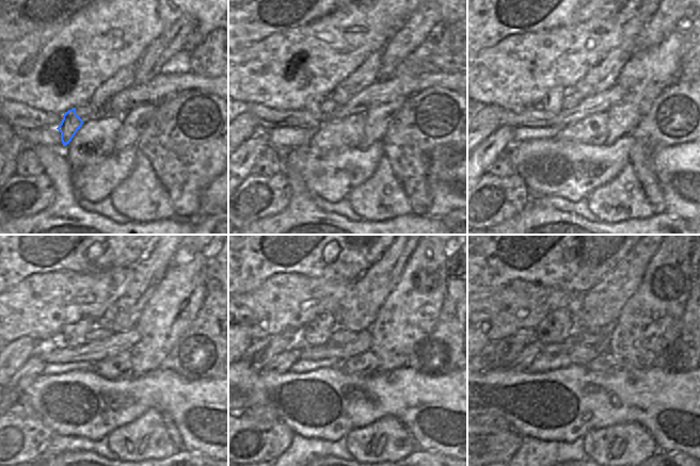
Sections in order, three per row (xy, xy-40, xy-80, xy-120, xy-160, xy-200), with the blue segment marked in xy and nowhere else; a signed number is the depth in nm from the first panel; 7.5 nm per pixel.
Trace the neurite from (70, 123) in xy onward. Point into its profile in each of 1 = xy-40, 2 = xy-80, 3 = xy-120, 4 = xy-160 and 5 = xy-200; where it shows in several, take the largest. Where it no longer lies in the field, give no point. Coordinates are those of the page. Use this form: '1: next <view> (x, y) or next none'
1: next xy-40 (313, 106)
2: next xy-80 (552, 101)
3: next xy-120 (75, 335)
4: next xy-160 (317, 333)
5: next xy-200 (557, 327)

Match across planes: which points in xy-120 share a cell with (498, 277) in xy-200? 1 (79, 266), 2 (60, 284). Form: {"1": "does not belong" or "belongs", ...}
{"1": "belongs", "2": "does not belong"}

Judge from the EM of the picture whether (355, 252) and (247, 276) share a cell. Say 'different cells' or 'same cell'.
same cell

